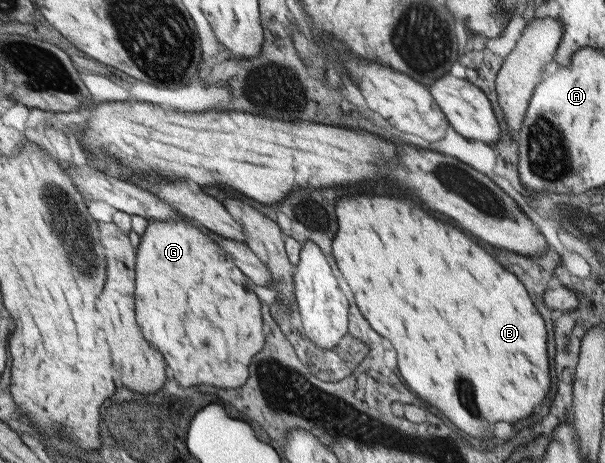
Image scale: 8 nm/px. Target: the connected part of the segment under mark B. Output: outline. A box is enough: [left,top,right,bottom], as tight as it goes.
[331,194,549,438]

